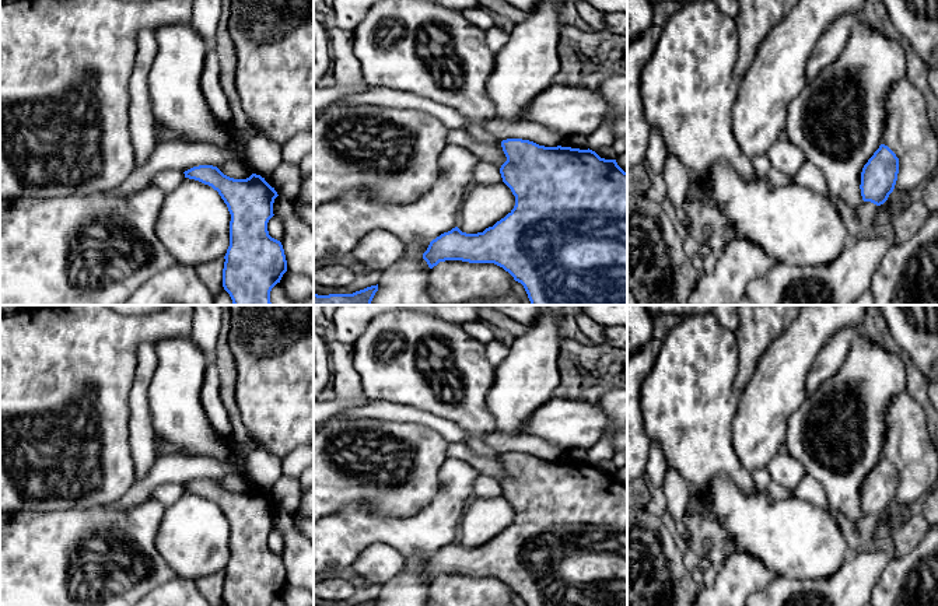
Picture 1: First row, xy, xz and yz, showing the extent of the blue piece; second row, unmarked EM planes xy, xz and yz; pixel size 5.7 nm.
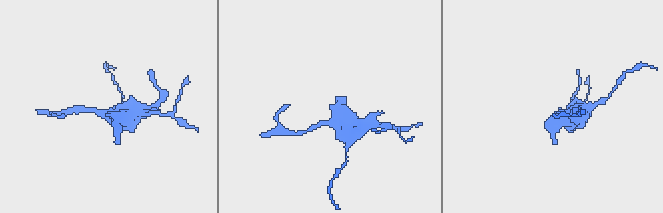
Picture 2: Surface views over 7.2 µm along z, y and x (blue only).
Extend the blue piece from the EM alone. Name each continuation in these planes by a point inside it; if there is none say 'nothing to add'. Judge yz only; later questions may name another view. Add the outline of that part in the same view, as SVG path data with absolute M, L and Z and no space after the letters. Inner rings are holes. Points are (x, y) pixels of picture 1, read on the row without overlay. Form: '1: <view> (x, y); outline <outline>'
nothing to add

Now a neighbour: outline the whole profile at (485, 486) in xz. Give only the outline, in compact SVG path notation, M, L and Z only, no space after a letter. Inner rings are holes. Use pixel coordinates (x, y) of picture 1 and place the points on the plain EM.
M479 474L472 486L473 497L497 497L503 494L500 481L484 474Z

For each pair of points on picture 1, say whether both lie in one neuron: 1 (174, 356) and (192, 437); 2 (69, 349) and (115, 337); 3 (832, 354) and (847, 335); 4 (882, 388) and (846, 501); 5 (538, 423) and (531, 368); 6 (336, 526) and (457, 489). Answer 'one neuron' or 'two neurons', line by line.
1: one neuron
2: one neuron
3: one neuron
4: one neuron
5: two neurons
6: one neuron

